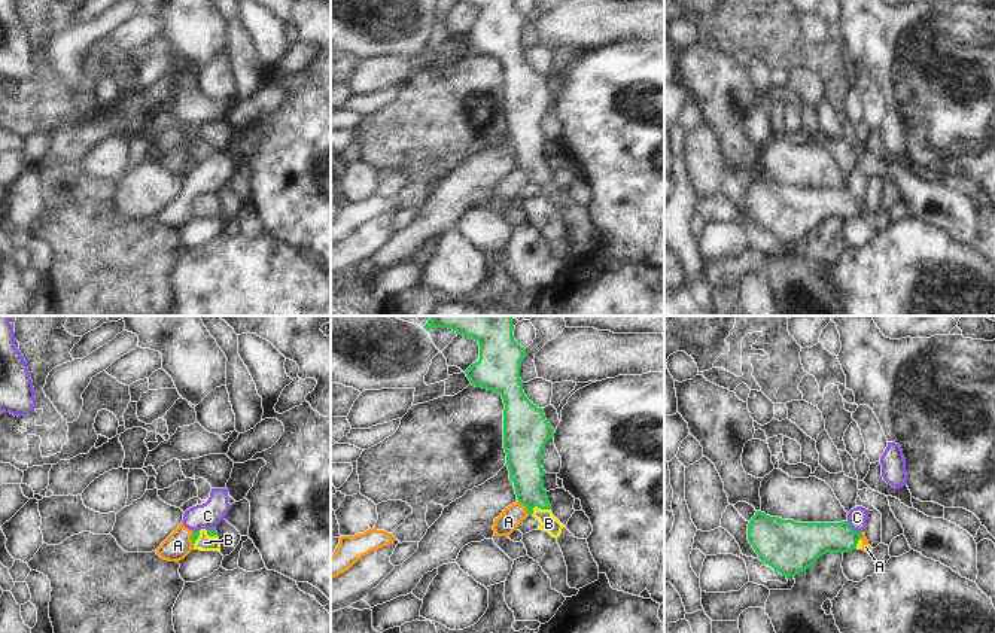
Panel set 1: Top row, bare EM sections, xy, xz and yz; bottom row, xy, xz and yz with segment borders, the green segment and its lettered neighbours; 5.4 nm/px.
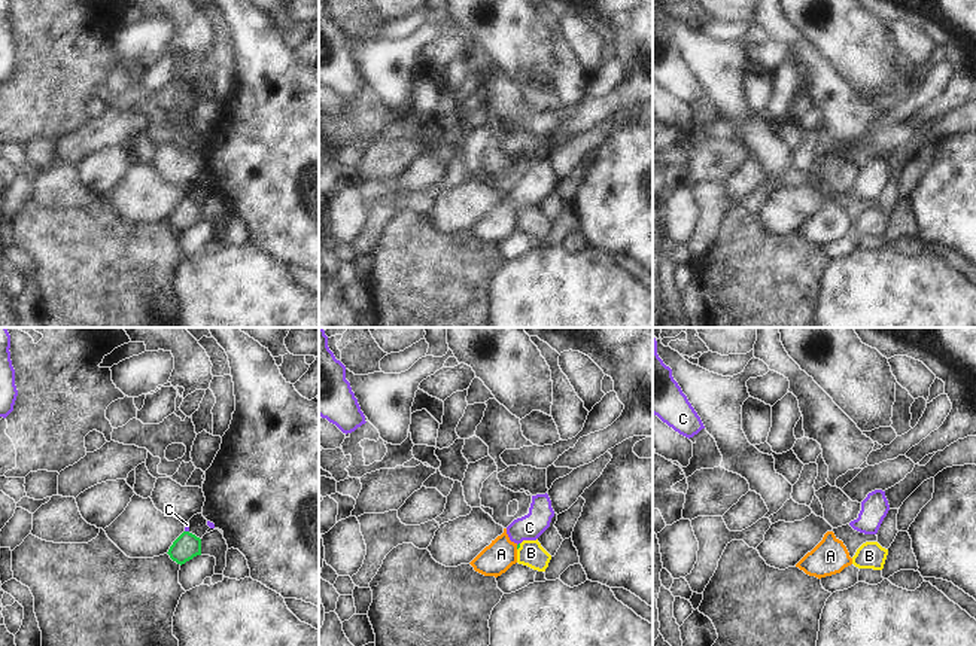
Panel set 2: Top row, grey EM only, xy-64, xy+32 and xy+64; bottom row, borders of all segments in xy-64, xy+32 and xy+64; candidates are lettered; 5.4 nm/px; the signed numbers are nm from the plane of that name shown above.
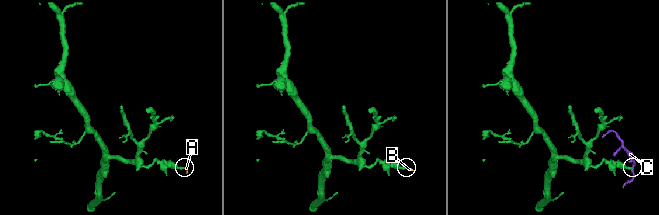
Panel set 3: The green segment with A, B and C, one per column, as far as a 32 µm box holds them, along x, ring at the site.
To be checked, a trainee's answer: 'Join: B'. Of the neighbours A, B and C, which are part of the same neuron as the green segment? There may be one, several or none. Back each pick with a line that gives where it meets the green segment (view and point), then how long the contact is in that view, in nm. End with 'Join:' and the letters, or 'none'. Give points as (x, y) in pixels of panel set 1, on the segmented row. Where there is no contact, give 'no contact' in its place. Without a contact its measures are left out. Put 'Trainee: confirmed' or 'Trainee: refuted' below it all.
B: xz (538, 507) | 120 nm
Join: B
Trainee: confirmed

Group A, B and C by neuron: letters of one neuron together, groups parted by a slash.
A C / B

